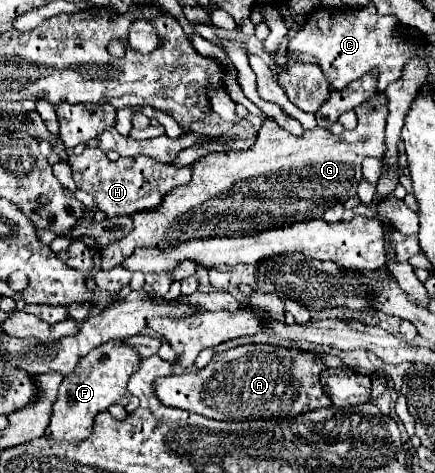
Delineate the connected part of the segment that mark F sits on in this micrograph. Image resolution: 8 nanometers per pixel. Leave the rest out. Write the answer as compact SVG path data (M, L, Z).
M119 340L105 342L97 350L91 350L85 358L81 358L77 368L69 376L65 376L59 386L57 406L53 406L53 418L49 422L49 430L45 430L45 438L71 444L79 444L89 438L95 414L105 412L111 404L123 398L127 380L137 370L137 362L139 354L133 348L123 346Z

